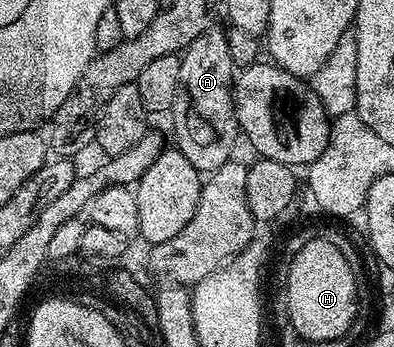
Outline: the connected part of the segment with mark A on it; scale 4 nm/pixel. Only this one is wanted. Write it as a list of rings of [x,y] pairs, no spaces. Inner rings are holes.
[[[214,24],[206,32],[202,32],[202,36],[198,36],[198,40],[194,40],[188,47],[180,54],[180,92],[176,96],[176,105],[171,111],[170,119],[176,125],[176,142],[174,142],[175,149],[182,152],[182,156],[186,156],[186,160],[190,160],[190,164],[194,164],[194,168],[199,170],[201,175],[207,176],[214,173],[218,168],[222,168],[222,164],[233,161],[234,154],[232,149],[236,146],[236,138],[241,137],[240,125],[236,119],[236,109],[232,103],[232,87],[234,85],[234,67],[230,60],[230,48],[228,47],[228,35],[222,29],[219,30],[219,25]]]

